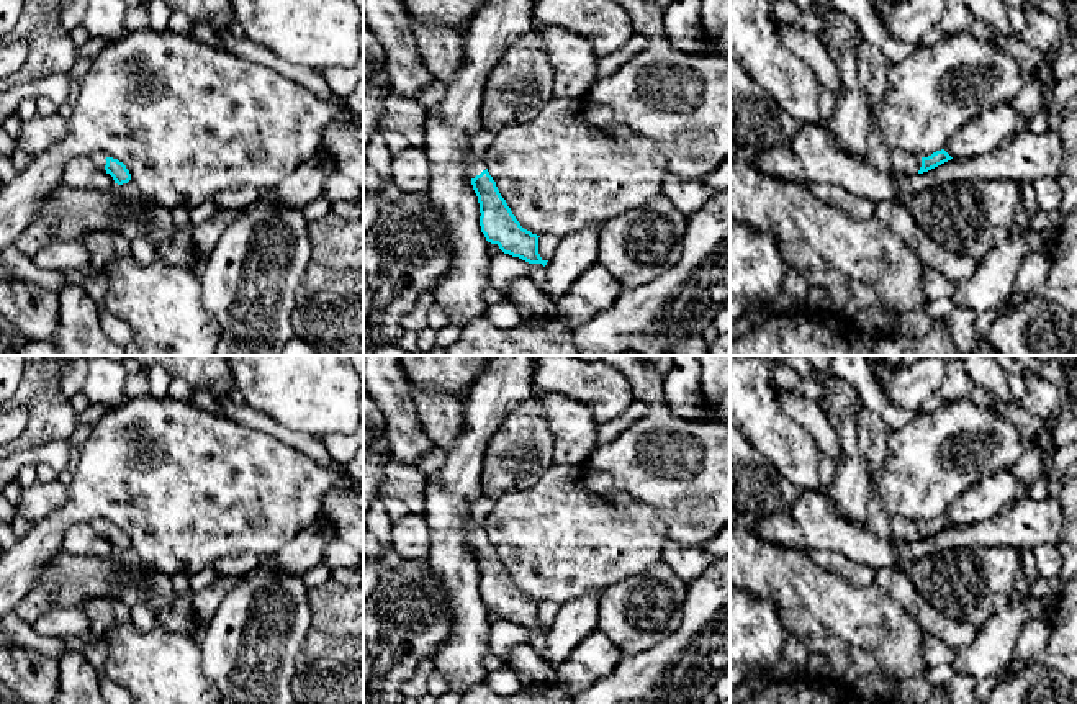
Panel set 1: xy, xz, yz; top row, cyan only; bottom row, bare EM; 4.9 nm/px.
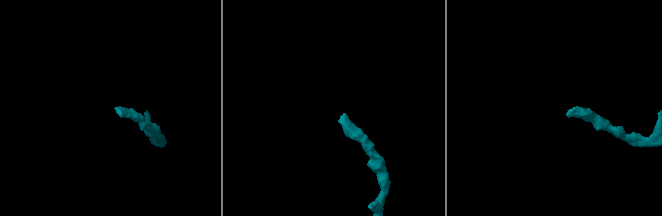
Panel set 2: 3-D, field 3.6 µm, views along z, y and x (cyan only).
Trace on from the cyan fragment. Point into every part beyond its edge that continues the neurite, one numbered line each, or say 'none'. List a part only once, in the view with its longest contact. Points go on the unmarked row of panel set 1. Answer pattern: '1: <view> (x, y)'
1: xz (473, 532)

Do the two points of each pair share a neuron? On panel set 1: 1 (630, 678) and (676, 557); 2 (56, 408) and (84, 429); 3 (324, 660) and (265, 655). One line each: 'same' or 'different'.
1: different
2: different
3: different

